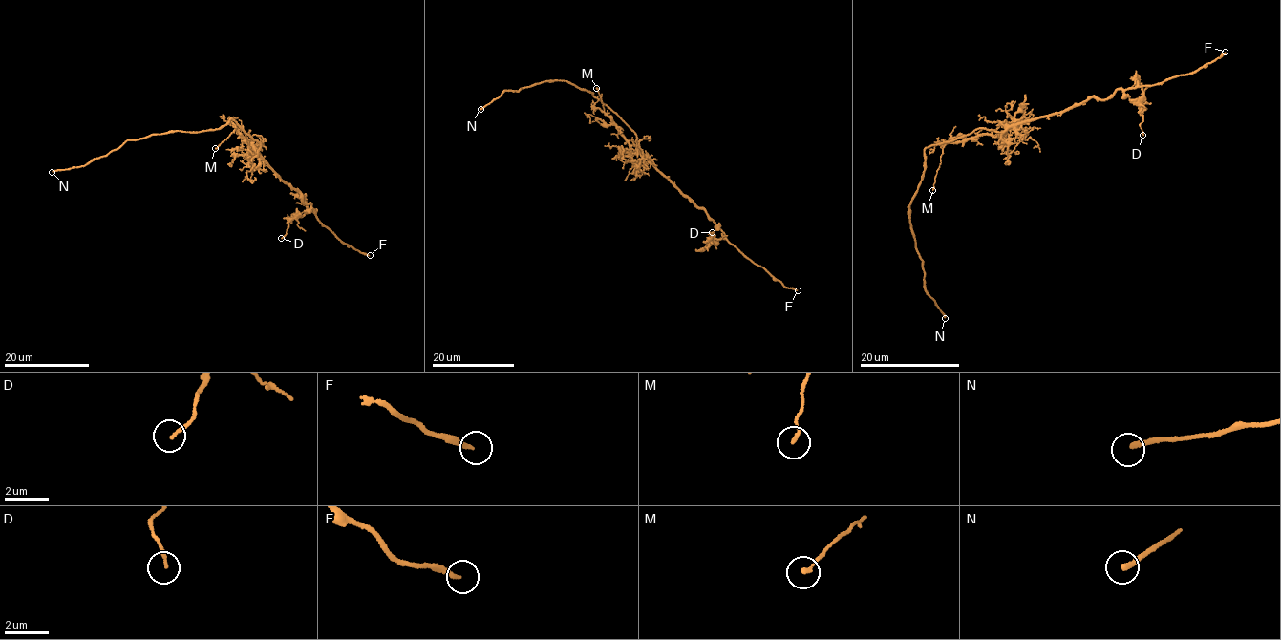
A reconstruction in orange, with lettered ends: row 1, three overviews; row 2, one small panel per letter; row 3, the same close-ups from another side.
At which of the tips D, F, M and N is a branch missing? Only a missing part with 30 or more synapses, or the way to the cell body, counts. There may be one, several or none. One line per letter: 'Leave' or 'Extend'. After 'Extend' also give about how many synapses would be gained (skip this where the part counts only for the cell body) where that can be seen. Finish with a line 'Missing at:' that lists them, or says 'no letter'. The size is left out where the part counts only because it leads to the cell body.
D: Leave
F: Extend. Roughly 80 synapses
M: Leave
N: Leave
Missing at: F

